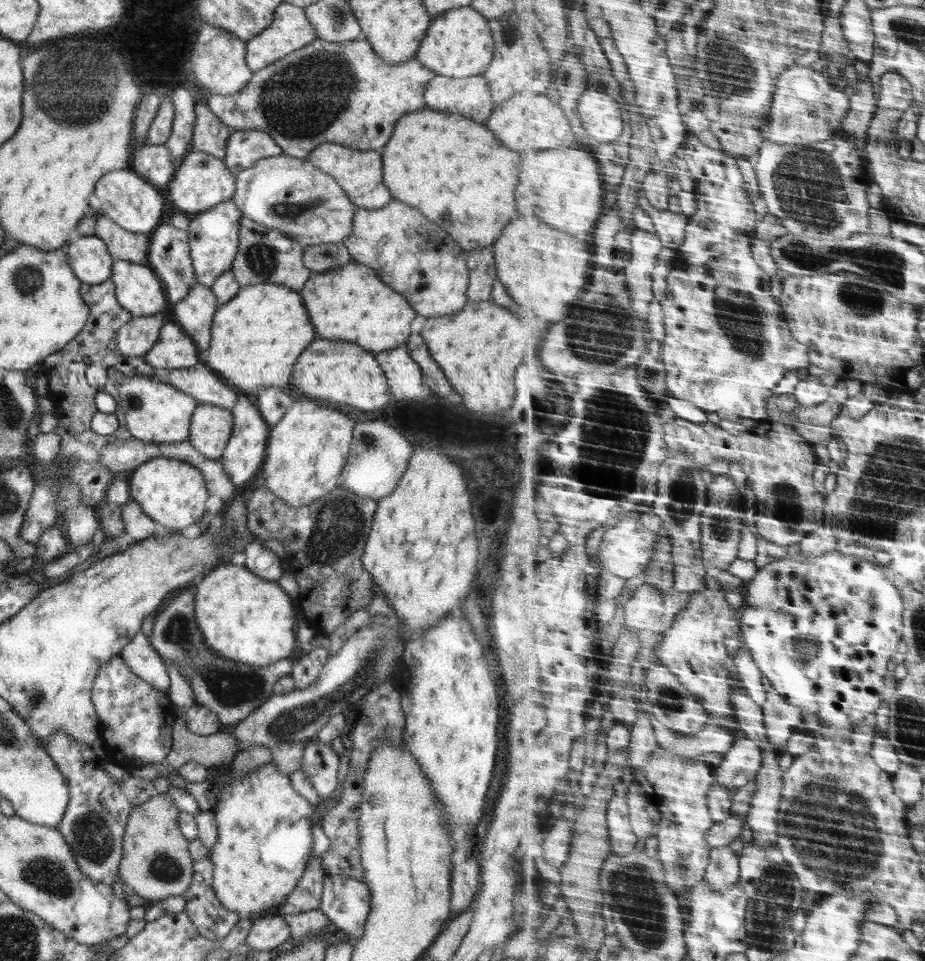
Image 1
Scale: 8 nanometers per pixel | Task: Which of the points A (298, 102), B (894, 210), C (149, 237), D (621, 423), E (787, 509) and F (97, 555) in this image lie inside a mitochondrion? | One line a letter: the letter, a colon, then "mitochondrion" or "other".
A: mitochondrion
B: other
C: other
D: mitochondrion
E: mitochondrion
F: other

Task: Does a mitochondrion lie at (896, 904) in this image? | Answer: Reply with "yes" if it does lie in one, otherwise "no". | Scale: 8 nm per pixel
no

